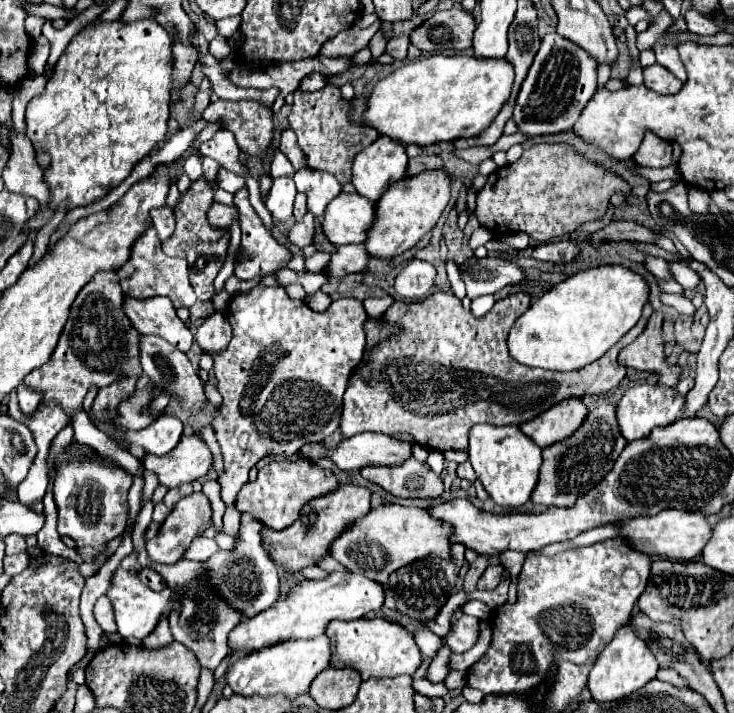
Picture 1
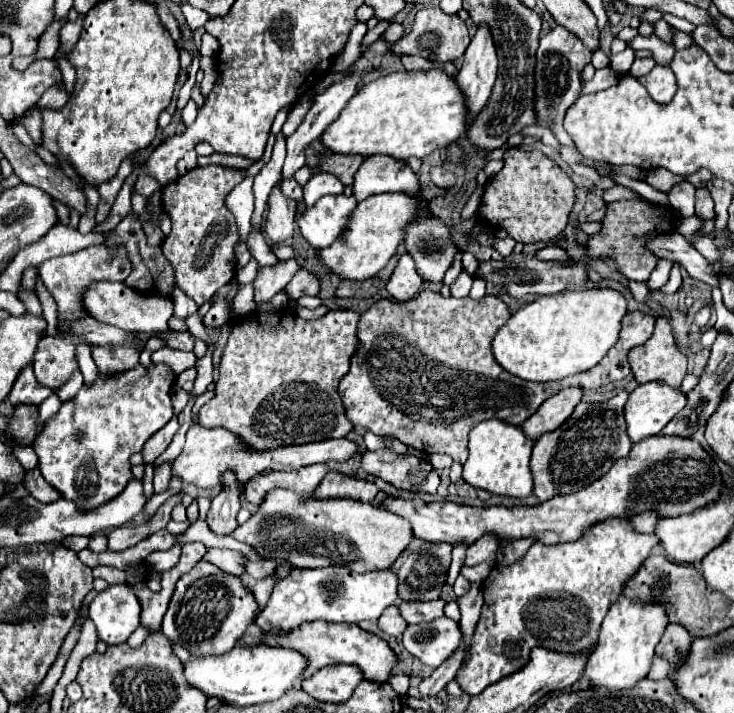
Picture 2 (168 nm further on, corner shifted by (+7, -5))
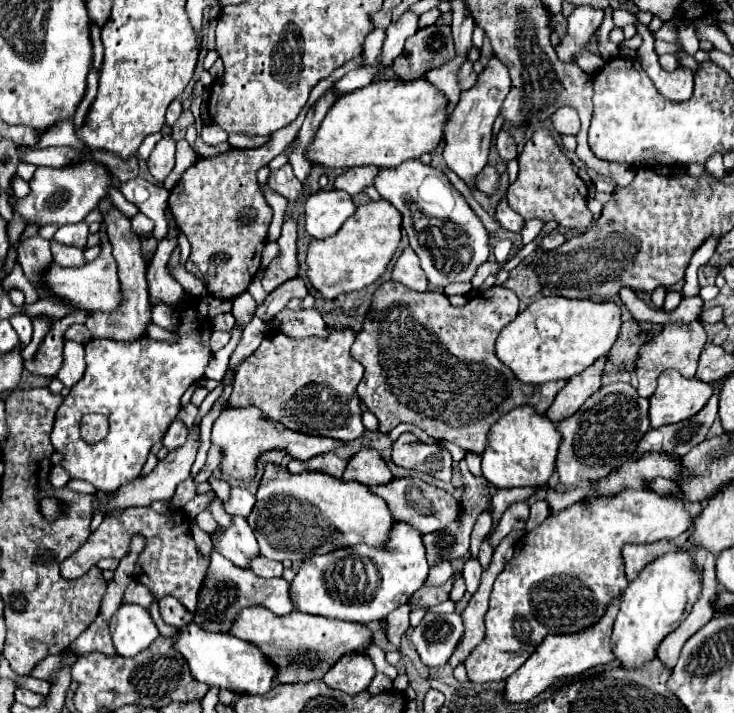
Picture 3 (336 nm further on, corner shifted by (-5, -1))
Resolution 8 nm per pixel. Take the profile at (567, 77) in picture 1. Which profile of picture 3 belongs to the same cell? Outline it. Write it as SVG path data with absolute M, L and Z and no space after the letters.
M580 5L572 11L568 17L568 35L556 47L556 53L564 63L572 63L572 55L586 49L586 43L594 37L596 29L602 23L602 17L604 11L588 5Z

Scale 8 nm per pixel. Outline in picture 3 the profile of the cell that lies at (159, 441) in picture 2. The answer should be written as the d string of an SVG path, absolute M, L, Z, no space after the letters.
M174 421L164 435L164 447L172 451L184 443L184 437L188 437L188 429L184 429L178 421Z

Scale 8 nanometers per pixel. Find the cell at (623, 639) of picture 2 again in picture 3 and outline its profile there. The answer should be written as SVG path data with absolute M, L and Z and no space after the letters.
M678 549L648 563L640 575L622 591L622 603L612 633L614 653L620 665L640 667L644 661L656 657L656 647L684 621L684 617L688 617L692 605L700 597L700 591L702 579L690 551Z

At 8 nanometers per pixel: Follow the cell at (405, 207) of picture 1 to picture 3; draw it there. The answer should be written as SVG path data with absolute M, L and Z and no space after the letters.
M370 201L356 209L334 237L312 239L306 253L306 275L322 299L360 291L378 281L400 243L400 213L388 201Z

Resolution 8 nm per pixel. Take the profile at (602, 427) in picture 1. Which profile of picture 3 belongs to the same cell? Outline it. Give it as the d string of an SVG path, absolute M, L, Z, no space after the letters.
M610 383L598 389L572 417L558 423L558 431L562 433L556 457L560 483L572 489L608 477L632 459L640 437L644 437L648 429L648 399L640 397L630 383Z

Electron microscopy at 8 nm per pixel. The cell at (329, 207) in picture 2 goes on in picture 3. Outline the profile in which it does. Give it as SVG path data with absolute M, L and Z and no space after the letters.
M338 189L318 191L310 195L304 203L304 209L306 231L314 239L334 235L342 227L342 223L356 211L352 197Z

